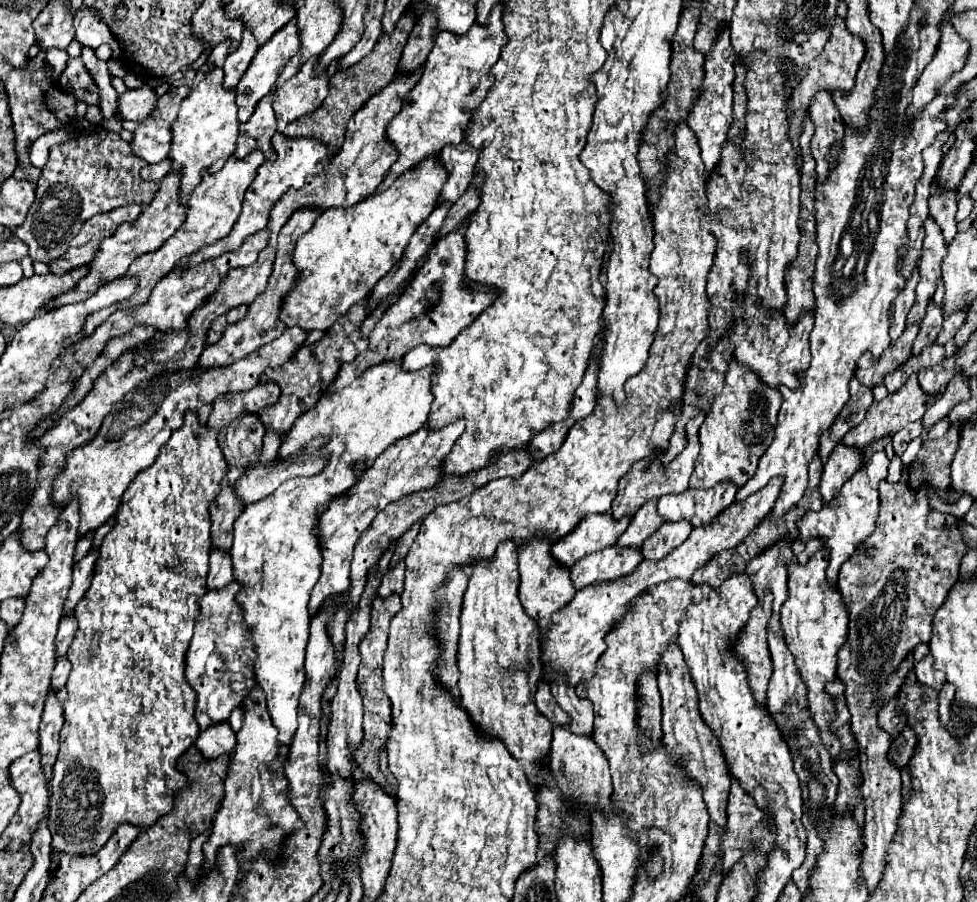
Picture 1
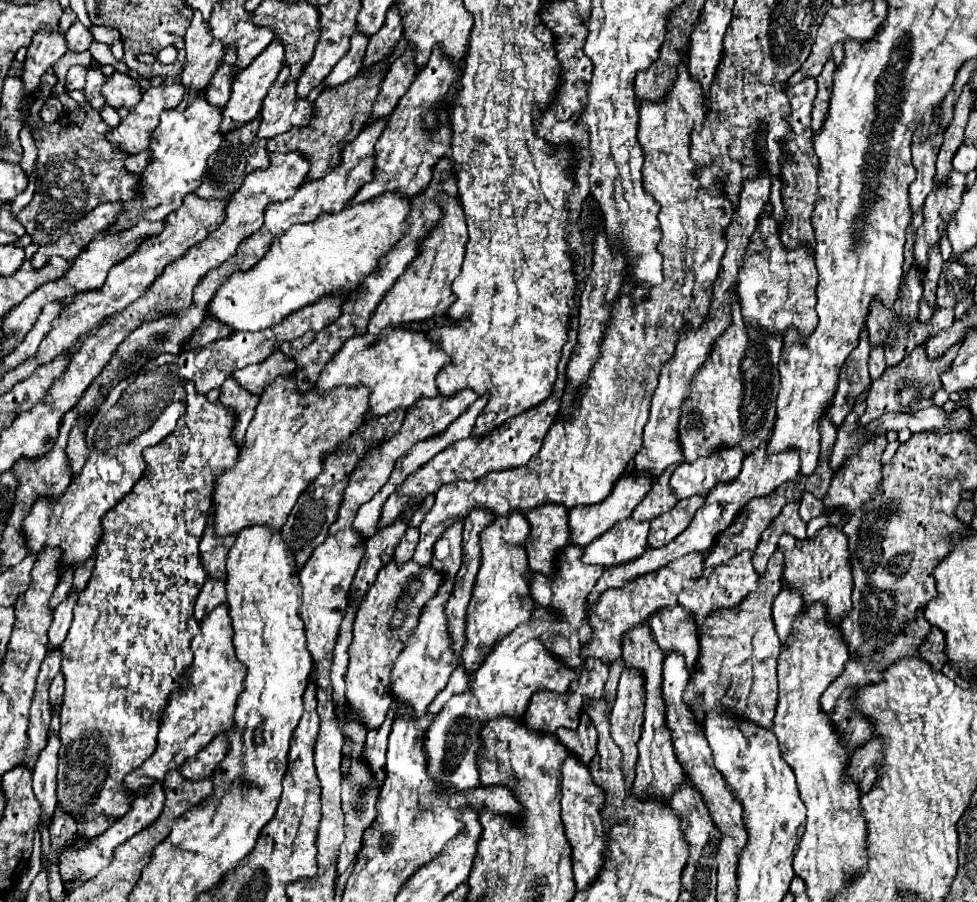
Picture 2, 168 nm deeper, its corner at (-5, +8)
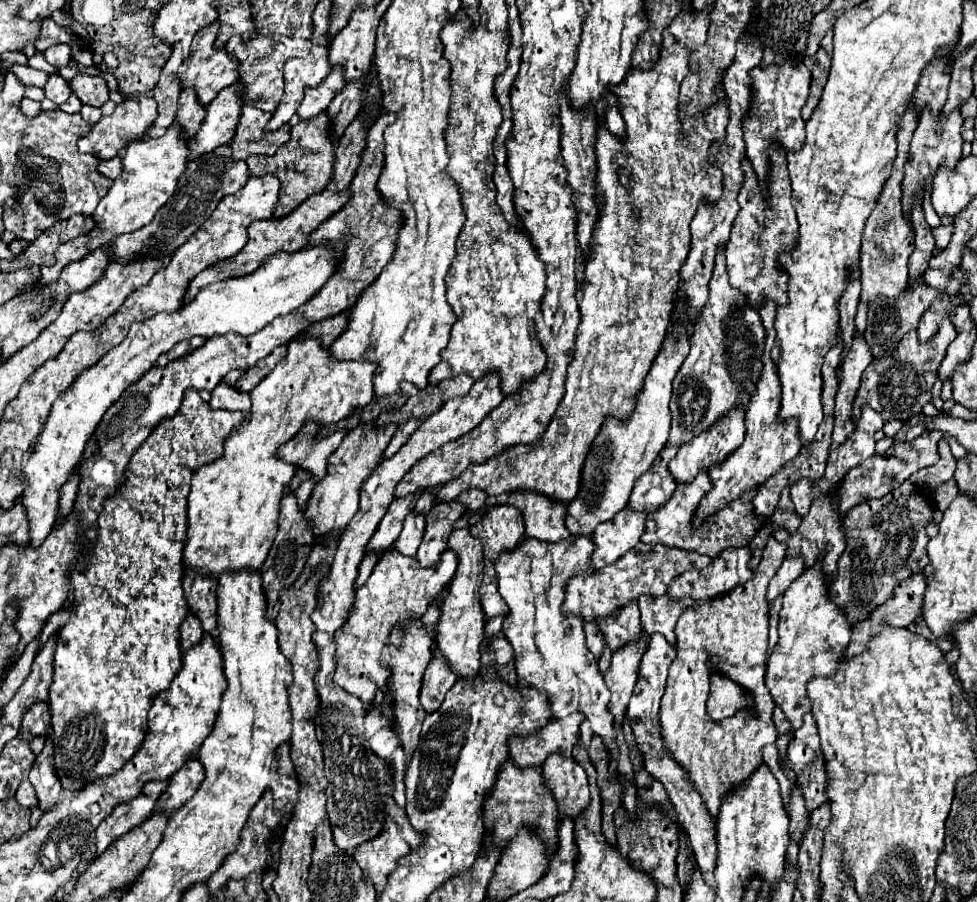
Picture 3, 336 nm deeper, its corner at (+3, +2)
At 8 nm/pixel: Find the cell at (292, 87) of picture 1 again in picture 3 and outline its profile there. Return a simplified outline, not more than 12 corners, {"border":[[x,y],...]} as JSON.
{"border":[[243,103],[231,141],[235,161],[273,155],[289,141],[289,125],[267,133],[269,113]]}

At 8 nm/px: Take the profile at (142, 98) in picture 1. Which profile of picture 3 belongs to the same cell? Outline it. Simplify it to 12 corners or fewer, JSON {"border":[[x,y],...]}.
{"border":[[77,73],[69,87],[81,103],[101,107],[109,89],[101,77]]}

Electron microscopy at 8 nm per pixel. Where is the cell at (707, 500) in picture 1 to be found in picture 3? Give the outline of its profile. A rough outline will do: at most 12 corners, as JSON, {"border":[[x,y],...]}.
{"border":[[745,411],[681,445],[669,471],[689,483],[721,463],[745,437]]}

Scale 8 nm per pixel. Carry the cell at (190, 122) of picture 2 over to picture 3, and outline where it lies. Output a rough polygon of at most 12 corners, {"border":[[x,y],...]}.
{"border":[[171,125],[129,143],[95,227],[57,249],[37,287],[67,263],[145,227],[175,193],[187,141]]}

